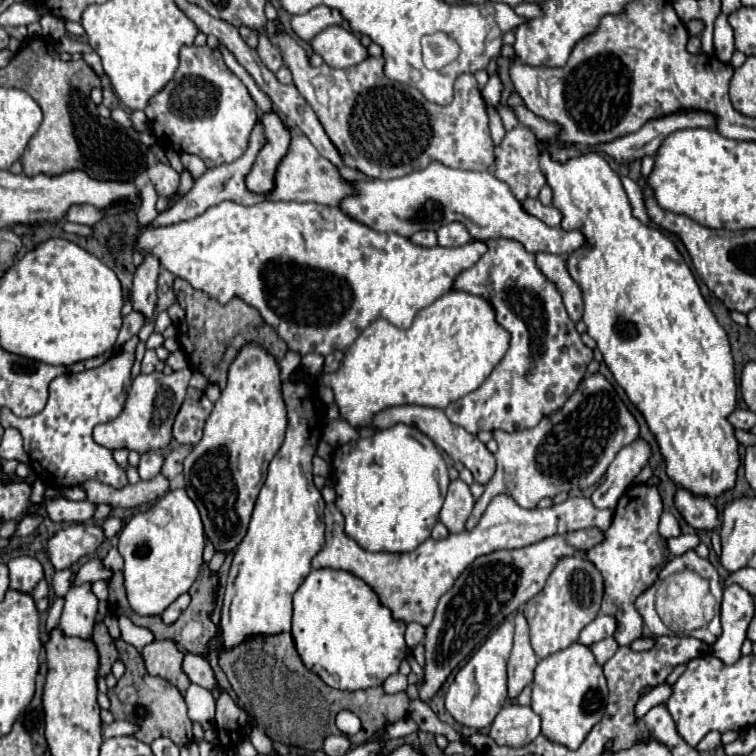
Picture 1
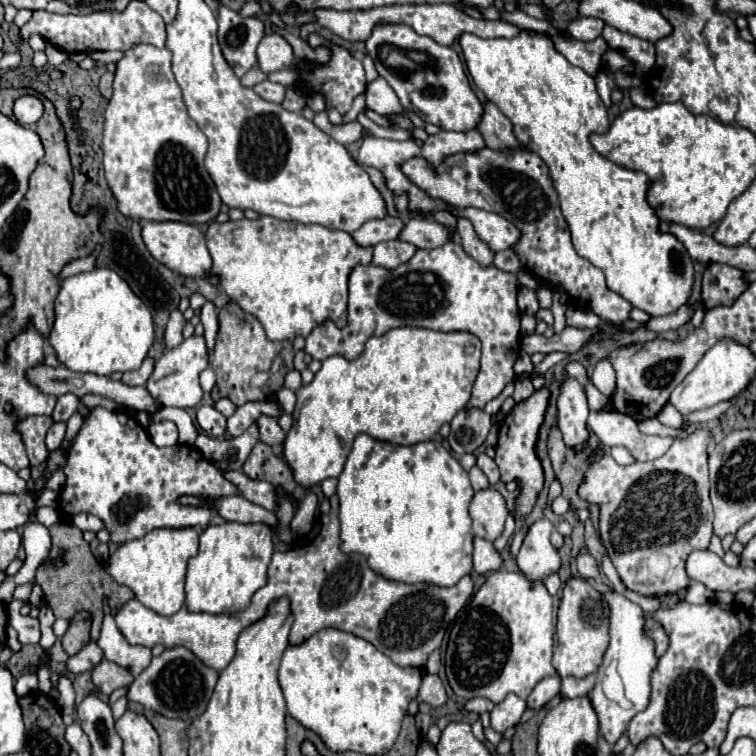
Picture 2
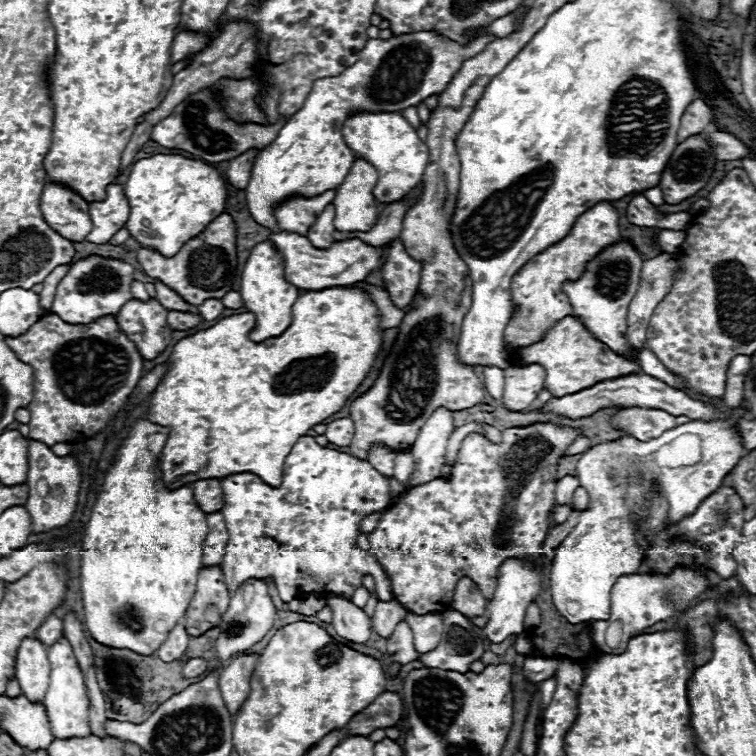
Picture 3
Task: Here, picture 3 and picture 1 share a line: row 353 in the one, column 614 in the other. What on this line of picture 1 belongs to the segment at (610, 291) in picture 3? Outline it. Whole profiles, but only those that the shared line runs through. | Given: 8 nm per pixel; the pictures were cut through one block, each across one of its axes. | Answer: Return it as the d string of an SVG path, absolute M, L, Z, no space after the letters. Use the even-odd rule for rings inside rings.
M598 614L582 632L580 632L580 640L582 644L590 646L592 642L598 642L602 638L612 636L616 630L616 618L608 616L608 614Z

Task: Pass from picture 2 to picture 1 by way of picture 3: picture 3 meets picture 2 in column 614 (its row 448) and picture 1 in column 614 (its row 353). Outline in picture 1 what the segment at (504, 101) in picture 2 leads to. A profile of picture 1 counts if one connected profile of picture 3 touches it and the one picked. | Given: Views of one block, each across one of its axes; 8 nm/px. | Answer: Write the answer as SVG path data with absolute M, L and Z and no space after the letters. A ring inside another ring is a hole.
M542 154L540 156L540 168L542 172L546 174L548 178L548 184L552 186L554 190L554 206L562 212L562 228L564 230L582 230L586 234L588 230L588 236L592 240L592 248L580 248L576 250L574 254L570 254L568 258L568 270L570 270L570 276L578 282L580 290L582 290L582 296L584 296L584 324L588 328L588 334L596 340L598 344L598 350L604 354L604 362L606 366L610 368L614 380L624 388L628 400L642 412L650 432L654 434L658 446L660 446L660 452L666 460L666 474L668 478L676 484L676 486L684 486L684 490L692 490L692 494L704 494L704 498L718 498L720 494L728 492L728 490L734 490L736 486L736 472L738 472L738 466L740 466L740 454L738 454L738 440L734 436L734 426L728 422L728 414L732 414L732 410L736 408L736 376L734 376L734 360L732 360L732 354L730 354L730 344L728 344L728 336L724 332L724 328L718 324L718 320L714 318L714 314L710 312L706 300L702 298L700 294L700 288L690 272L690 268L686 266L684 258L680 256L680 252L676 250L674 242L670 238L666 238L660 230L656 228L650 228L650 226L644 226L640 220L636 220L632 216L632 208L630 208L630 202L628 202L628 196L622 188L622 182L620 182L620 176L608 166L608 162L604 160L602 154L584 154L584 156L578 156L578 158L572 158L568 160L566 164L560 164L560 162L554 162L550 160L548 154ZM588 216L588 220L586 220ZM622 326L630 326L632 330L628 334L622 332Z

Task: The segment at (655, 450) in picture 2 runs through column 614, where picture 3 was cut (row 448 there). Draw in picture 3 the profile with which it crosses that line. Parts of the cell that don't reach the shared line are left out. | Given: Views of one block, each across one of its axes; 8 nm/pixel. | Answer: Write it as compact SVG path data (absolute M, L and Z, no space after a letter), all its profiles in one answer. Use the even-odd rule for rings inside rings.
M436 408L432 416L426 420L426 424L420 428L416 442L410 448L416 468L412 474L412 482L406 486L406 490L440 476L444 454L446 454L446 442L448 436L454 432L452 414L454 412L446 408Z

